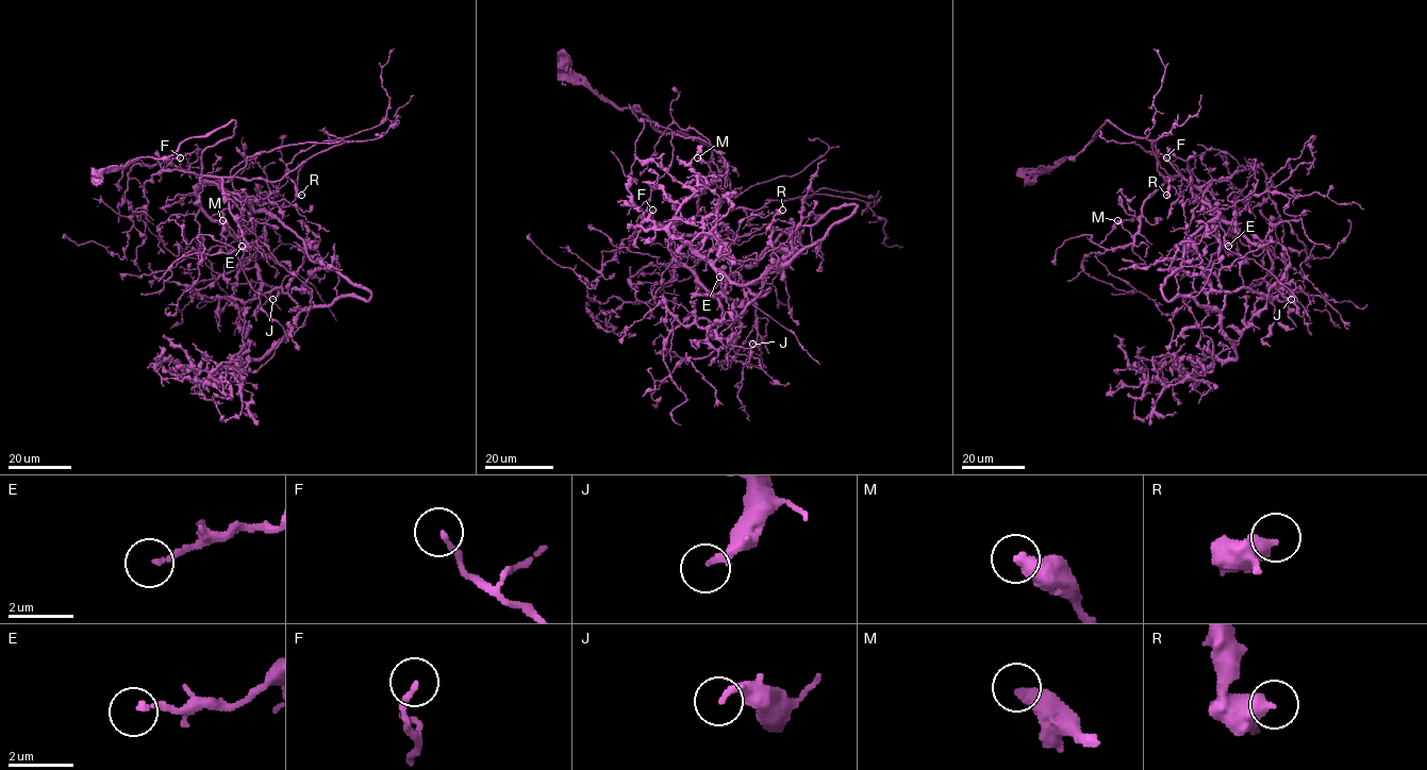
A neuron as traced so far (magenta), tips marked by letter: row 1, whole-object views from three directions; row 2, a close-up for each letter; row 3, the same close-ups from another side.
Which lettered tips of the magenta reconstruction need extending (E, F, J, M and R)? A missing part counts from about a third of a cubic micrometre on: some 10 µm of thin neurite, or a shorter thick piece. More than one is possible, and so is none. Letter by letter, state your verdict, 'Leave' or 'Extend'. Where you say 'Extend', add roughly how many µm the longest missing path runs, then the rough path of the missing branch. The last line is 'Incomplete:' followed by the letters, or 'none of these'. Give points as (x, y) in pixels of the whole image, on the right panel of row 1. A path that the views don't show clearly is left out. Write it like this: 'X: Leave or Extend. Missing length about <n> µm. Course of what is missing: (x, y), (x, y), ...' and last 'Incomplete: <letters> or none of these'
E: Leave
F: Extend. Missing length about 10 µm. Course of what is missing: (1166, 157), (1173, 141), (1180, 135)
J: Leave
M: Extend. Missing length about 30 µm
R: Leave
Incomplete: F, M

